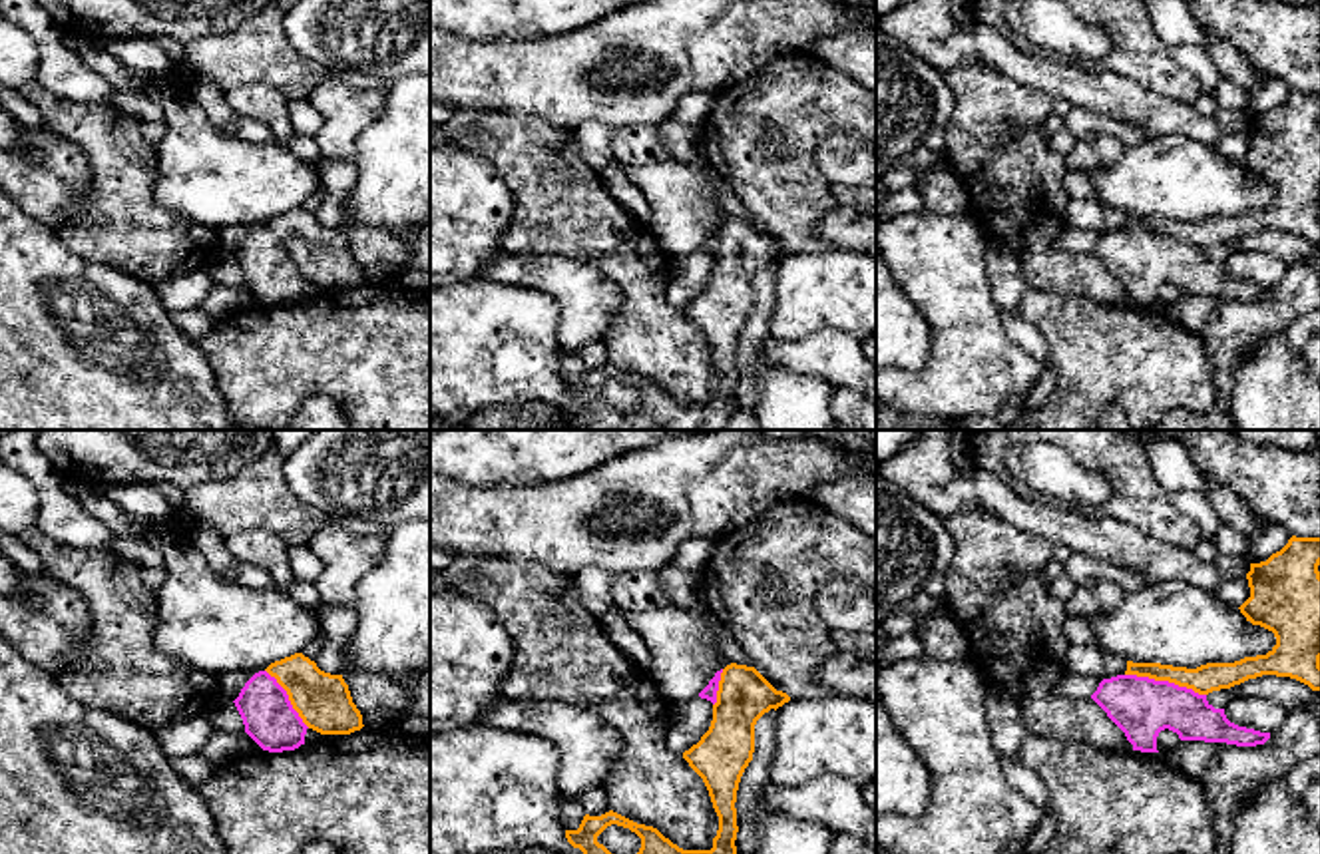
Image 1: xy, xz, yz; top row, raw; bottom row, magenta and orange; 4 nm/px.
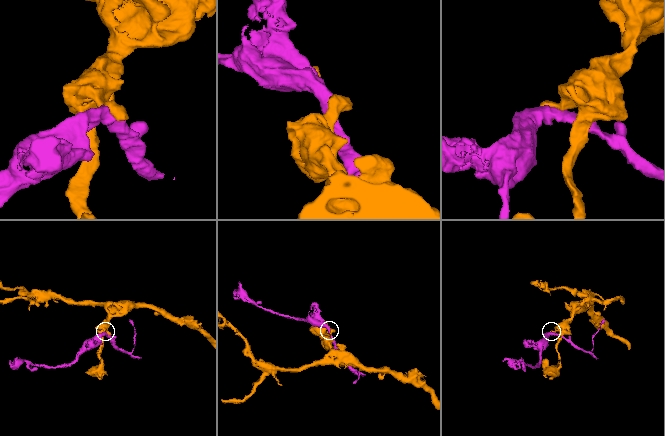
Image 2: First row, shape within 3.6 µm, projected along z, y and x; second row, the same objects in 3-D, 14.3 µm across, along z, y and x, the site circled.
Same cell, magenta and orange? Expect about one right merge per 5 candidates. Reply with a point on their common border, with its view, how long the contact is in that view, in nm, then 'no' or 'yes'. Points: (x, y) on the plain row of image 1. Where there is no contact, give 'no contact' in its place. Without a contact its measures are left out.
meets magenta in yz at (1165, 235); contact 340 nm long; no

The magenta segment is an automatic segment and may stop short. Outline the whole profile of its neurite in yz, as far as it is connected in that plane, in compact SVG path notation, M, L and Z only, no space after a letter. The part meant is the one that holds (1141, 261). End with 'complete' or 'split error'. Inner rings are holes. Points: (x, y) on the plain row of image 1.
M1117 229L1103 233L1091 253L1125 287L1133 305L1141 307L1159 307L1157 291L1165 283L1181 295L1236 301L1256 301L1270 293L1270 287L1230 277L1224 263L1214 263L1207 249L1169 235Z | complete

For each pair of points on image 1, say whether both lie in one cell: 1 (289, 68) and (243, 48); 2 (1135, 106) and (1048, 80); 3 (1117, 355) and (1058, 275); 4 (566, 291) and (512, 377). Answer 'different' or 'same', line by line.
1: same
2: same
3: different
4: different

